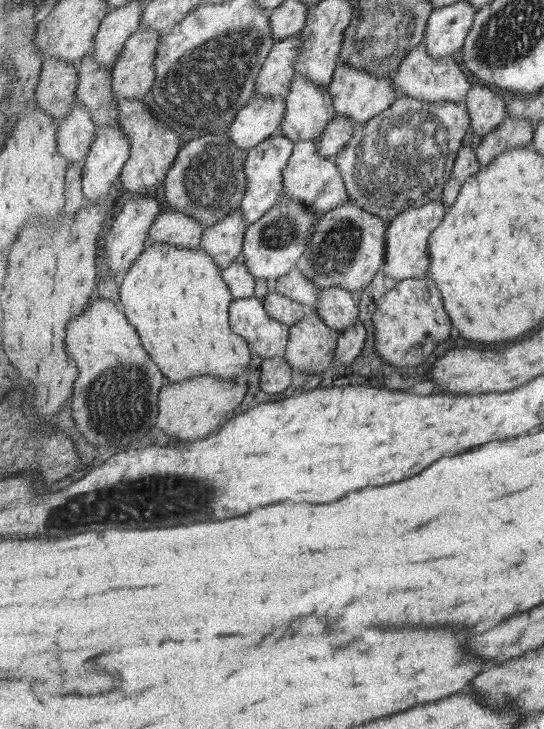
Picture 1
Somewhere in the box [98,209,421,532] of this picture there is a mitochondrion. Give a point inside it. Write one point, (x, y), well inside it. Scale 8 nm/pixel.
(168, 500)

